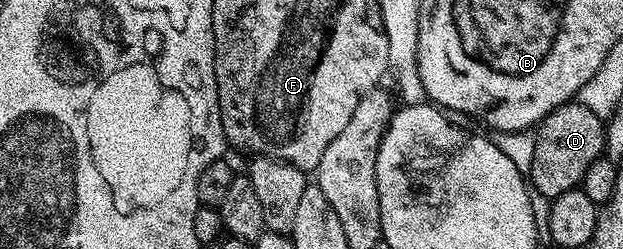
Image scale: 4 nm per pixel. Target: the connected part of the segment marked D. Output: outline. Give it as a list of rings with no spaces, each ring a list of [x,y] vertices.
[[[569,102],[558,106],[535,129],[533,164],[528,176],[531,187],[542,195],[555,198],[584,183],[590,162],[601,159],[606,152],[606,124],[584,104]]]

